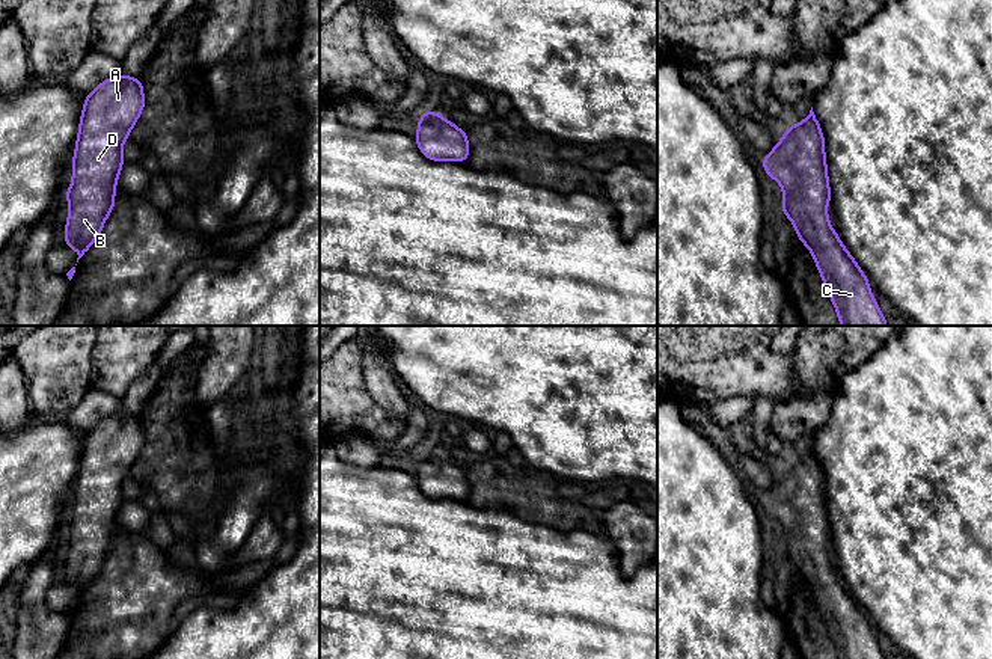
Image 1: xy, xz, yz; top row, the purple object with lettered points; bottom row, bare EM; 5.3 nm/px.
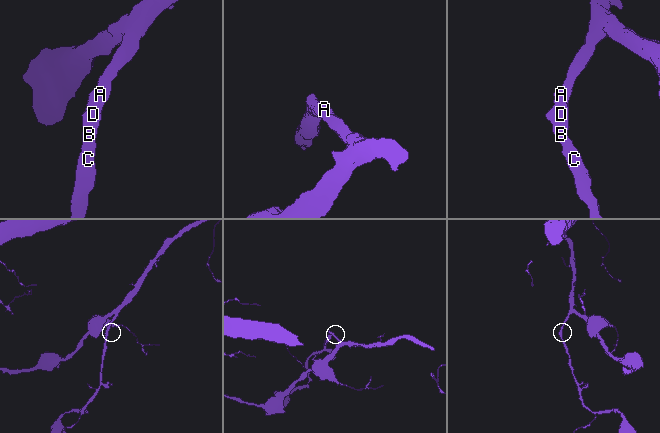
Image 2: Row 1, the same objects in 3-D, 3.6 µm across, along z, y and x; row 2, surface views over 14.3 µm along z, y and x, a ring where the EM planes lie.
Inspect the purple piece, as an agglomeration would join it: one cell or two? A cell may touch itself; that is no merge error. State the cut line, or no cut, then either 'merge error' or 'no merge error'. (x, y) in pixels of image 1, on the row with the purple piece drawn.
cut none; no merge error

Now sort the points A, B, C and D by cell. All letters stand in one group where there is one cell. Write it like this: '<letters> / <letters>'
A B C D

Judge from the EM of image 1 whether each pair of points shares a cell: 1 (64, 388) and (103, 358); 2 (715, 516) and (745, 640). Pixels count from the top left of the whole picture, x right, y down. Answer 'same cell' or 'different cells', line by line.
1: different cells
2: same cell

